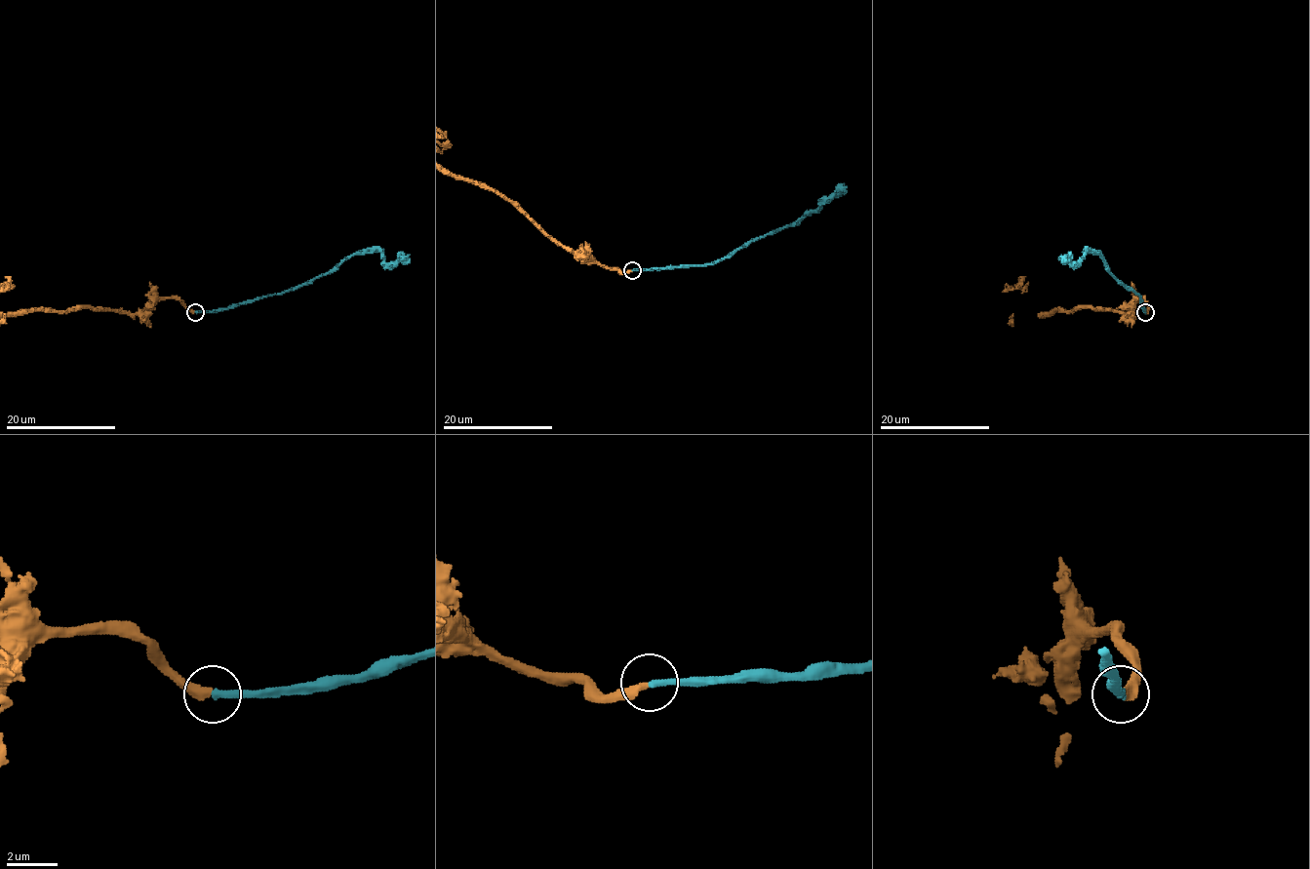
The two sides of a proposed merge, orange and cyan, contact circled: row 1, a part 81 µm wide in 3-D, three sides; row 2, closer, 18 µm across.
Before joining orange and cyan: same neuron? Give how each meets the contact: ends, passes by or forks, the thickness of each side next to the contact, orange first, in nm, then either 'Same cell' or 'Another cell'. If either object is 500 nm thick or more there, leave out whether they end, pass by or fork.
At the ring orange ends. At the ring cyan ends. Thickness 360 nm (orange) against 280 nm. Same cell

